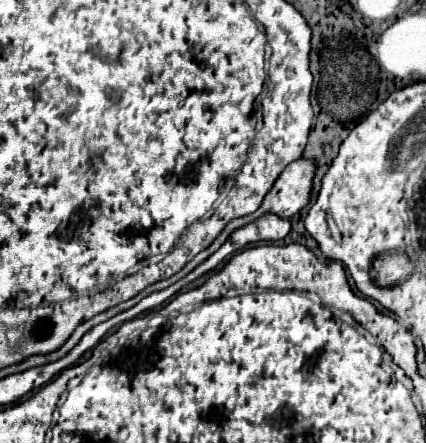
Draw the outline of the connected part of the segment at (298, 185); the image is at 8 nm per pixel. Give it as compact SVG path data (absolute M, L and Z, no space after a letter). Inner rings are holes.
M302 156L296 162L290 162L282 170L280 178L274 182L272 190L266 194L262 206L256 212L230 222L230 224L234 224L232 230L264 216L268 212L274 212L282 218L290 218L296 212L300 212L312 198L314 174L316 174L316 160Z

